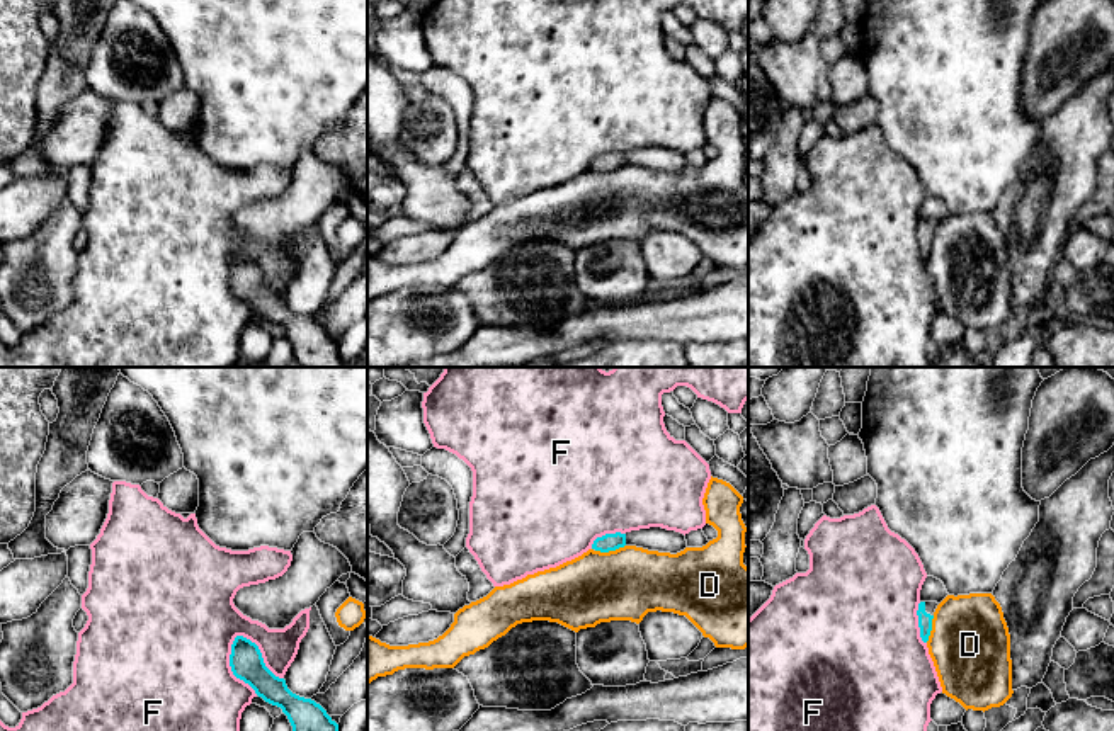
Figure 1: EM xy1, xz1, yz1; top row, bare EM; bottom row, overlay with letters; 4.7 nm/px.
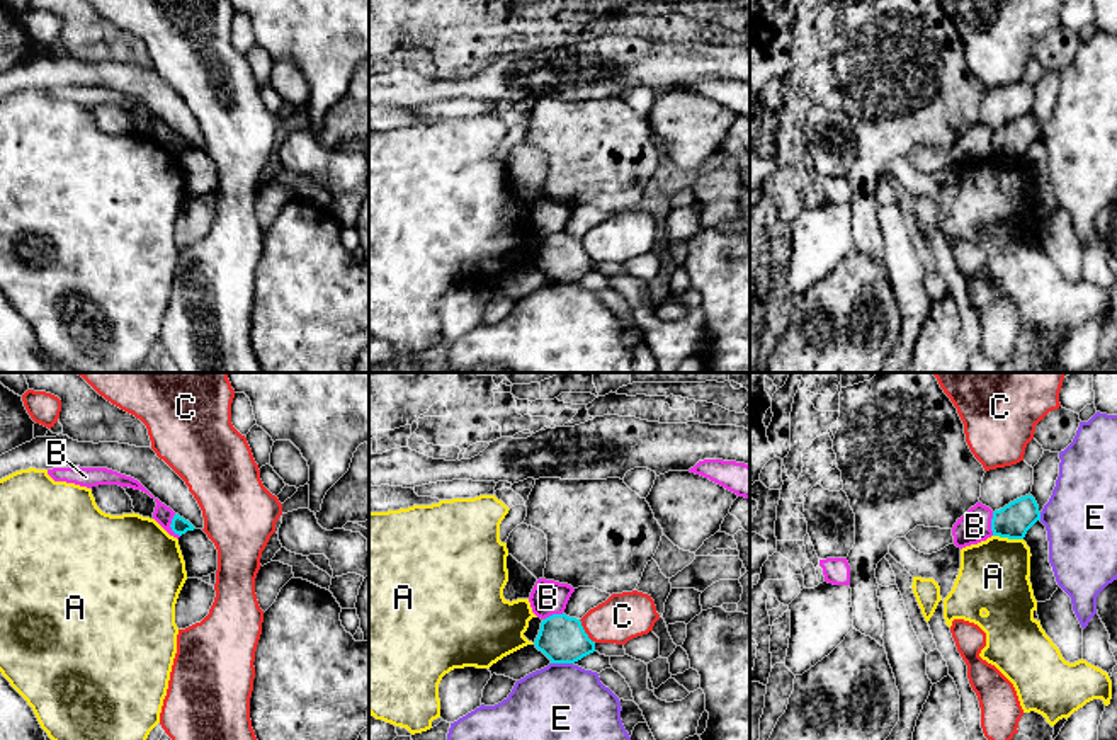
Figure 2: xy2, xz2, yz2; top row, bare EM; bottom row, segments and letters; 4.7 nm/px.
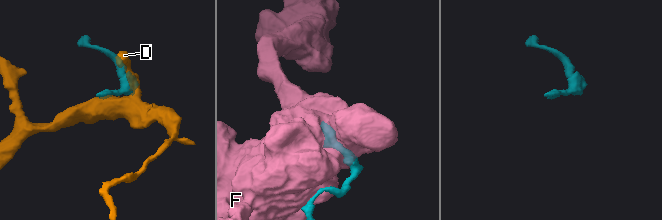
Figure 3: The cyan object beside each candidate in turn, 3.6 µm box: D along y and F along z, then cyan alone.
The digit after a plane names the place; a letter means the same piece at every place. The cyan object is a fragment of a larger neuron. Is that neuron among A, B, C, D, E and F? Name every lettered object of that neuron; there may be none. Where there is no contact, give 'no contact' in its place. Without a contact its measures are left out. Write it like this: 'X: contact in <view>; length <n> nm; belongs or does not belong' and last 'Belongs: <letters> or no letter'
A: contact in yz2; length 150 nm; does not belong
B: contact in xy2; length 110 nm; does not belong
C: contact in xz2; length 140 nm; does not belong
D: contact in xz1; length 150 nm; does not belong
E: contact in xz2; length 100 nm; does not belong
F: contact in xy1; length 300 nm; does not belong
Belongs: no letter

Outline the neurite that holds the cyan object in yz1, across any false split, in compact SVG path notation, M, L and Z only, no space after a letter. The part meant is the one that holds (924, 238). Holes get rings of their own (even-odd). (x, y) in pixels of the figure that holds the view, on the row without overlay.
M920 221L918 223L918 246L920 246L920 257L924 262L929 260L930 250L932 250L932 238L934 238L934 231L937 228L937 221Z

